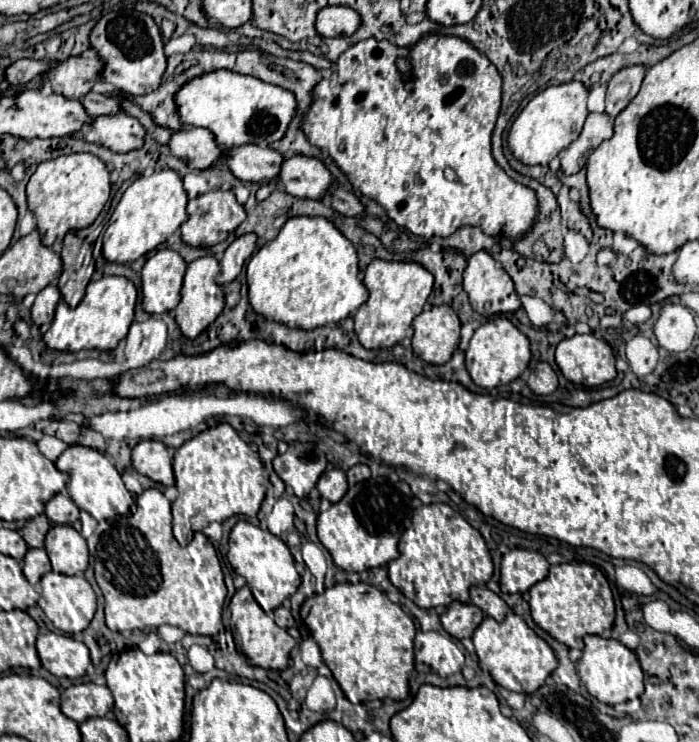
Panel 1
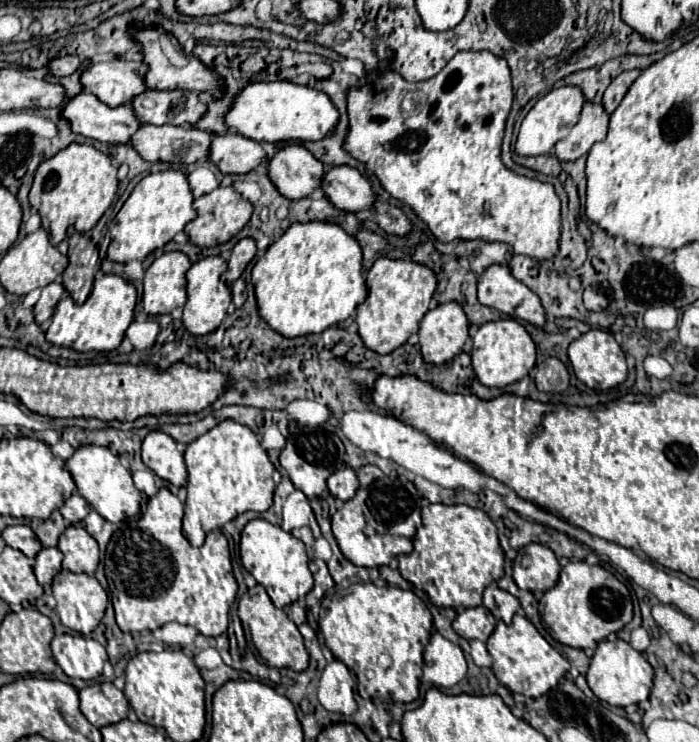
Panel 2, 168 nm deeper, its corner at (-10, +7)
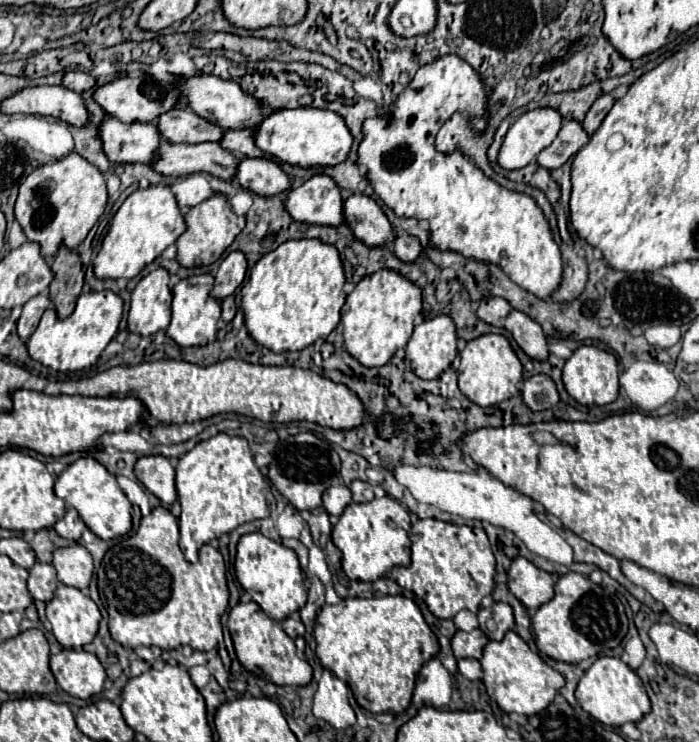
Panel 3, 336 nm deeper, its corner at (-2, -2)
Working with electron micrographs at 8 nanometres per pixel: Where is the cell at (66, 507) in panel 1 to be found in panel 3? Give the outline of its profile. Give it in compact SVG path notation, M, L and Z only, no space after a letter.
M69 508L67 514L53 526L55 532L61 536L61 538L67 538L71 542L77 542L81 538L81 534L85 532L85 522L79 518L77 510L75 508Z

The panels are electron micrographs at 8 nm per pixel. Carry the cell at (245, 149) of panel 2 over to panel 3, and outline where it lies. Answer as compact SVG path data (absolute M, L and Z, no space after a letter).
M245 158L237 166L235 174L241 188L255 192L257 196L277 196L293 188L291 178L281 170L279 164L267 158Z

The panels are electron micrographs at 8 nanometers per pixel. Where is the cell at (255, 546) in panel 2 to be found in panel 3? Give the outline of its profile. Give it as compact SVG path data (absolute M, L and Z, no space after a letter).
M259 532L241 536L235 556L235 574L243 590L249 592L261 610L277 622L289 618L307 602L307 590L303 586L303 572L299 568L297 554Z

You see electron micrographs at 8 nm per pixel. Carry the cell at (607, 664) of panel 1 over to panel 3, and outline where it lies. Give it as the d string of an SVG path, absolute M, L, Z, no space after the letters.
M601 656L595 660L595 664L579 680L575 698L587 714L591 714L605 726L623 726L625 722L639 722L651 710L649 696L637 672L631 670L621 658L613 656Z

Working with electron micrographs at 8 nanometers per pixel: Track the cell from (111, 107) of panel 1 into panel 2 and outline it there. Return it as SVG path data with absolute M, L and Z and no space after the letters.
M145 89L131 101L135 117L141 123L181 125L195 123L205 113L205 103L195 91L155 91Z

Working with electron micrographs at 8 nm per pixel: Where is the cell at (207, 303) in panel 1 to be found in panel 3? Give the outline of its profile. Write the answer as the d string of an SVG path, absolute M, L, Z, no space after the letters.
M199 274L189 276L173 286L173 306L171 306L171 322L167 326L167 336L175 340L179 346L205 346L216 340L217 322L221 318L221 306L215 298L211 298L213 276Z

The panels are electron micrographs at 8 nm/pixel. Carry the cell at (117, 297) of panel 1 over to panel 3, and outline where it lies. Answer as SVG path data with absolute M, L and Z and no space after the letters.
M107 290L81 294L75 306L75 312L65 320L59 320L53 308L45 310L37 330L27 340L27 352L33 360L57 372L83 370L95 364L99 354L113 340L121 322L121 314L123 314L123 300L117 294Z

